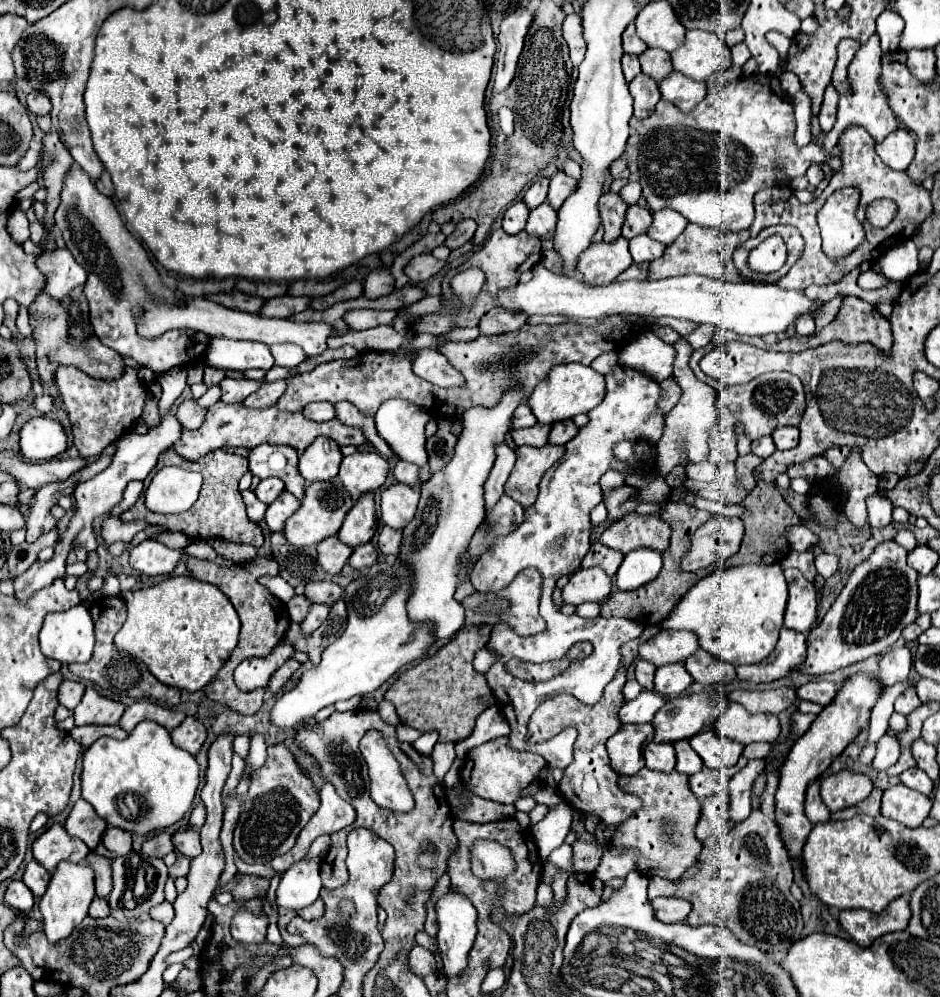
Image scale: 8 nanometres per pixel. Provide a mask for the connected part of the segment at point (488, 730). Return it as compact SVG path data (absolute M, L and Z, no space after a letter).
M487 708L479 718L477 718L477 726L473 730L473 734L461 742L455 744L455 752L457 758L465 758L467 752L483 742L489 742L495 736L507 736L509 734L509 726L505 722L505 718L501 716L499 708Z

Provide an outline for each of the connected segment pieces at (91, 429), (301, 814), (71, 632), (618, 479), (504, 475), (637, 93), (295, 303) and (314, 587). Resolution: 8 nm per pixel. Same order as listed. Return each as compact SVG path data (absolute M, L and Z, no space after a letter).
M59 366L55 374L57 388L63 396L63 404L69 414L73 444L79 450L81 458L99 456L105 446L117 440L131 424L141 416L145 406L147 388L137 380L137 370L127 368L123 378L117 380L97 380L87 376L75 366Z
M285 744L269 746L267 762L259 772L253 774L247 798L243 800L233 840L237 856L247 864L267 864L275 856L287 854L295 846L299 832L317 812L317 808L319 792L297 764L295 756L287 750Z
M81 602L67 612L49 614L45 618L39 632L39 644L47 658L63 664L87 662L91 658L95 632L89 608L85 604L87 602Z
M610 470L606 472L600 479L600 486L604 496L606 491L610 490L611 488L622 486L623 484L624 477L620 472L616 470Z
M505 442L495 446L495 454L497 454L497 458L495 458L493 470L485 482L485 512L487 514L497 504L497 500L503 496L503 486L515 464L515 452Z
M639 74L633 82L629 82L629 92L635 100L635 118L651 116L655 112L657 102L661 100L657 82L645 74Z
M279 296L279 298L271 298L265 300L263 308L261 308L261 316L269 316L269 318L291 318L299 312L303 312L307 308L309 298L293 298L293 296Z
M309 582L305 586L305 596L311 602L319 602L319 604L327 604L331 606L333 602L337 602L343 594L343 588L335 582Z

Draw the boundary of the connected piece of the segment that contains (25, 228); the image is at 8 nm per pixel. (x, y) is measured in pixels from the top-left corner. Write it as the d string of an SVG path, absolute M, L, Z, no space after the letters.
M19 208L11 210L9 220L7 220L7 232L11 234L11 238L17 244L23 244L29 238L29 222L27 222L27 216L23 210L19 210Z

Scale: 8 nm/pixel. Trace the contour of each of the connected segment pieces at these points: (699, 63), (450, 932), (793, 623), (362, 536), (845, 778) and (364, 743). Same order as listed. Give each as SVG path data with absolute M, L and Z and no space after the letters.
M689 30L685 44L671 58L677 72L699 82L731 66L731 50L727 44L717 34L705 30Z
M449 890L439 902L437 902L437 920L439 920L439 950L435 956L437 958L437 970L451 978L451 976L459 976L465 968L467 968L467 956L469 950L473 948L475 942L475 934L477 934L477 910L471 906L471 902L467 902L467 898L463 898L463 894L455 894L453 890Z
M785 570L789 586L789 600L785 610L785 628L797 632L809 632L817 622L817 594L815 586L799 574L799 570Z
M363 494L355 502L355 506L347 512L347 518L343 520L343 526L339 530L339 540L351 548L359 544L367 544L373 534L377 532L377 512L375 512L375 500L371 494Z
M849 770L831 774L821 782L821 798L823 804L829 808L829 812L855 806L857 802L865 800L871 794L871 790L873 784L865 774L857 774Z
M369 730L361 740L361 756L365 758L370 778L370 797L381 808L406 813L415 802L401 774L399 762L383 742L377 730Z

